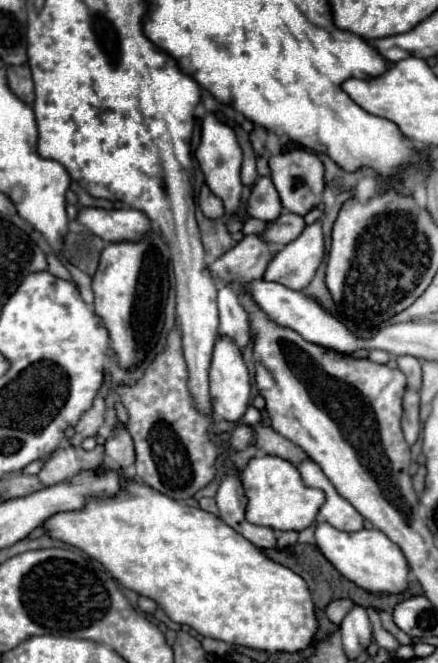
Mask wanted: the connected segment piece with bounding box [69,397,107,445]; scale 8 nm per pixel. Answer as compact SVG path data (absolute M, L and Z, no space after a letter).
M97 397L93 407L81 417L81 421L75 425L75 439L69 441L71 445L81 445L81 441L85 437L91 437L99 431L99 427L105 423L105 411L107 411L107 405L105 405L105 399L103 397Z

